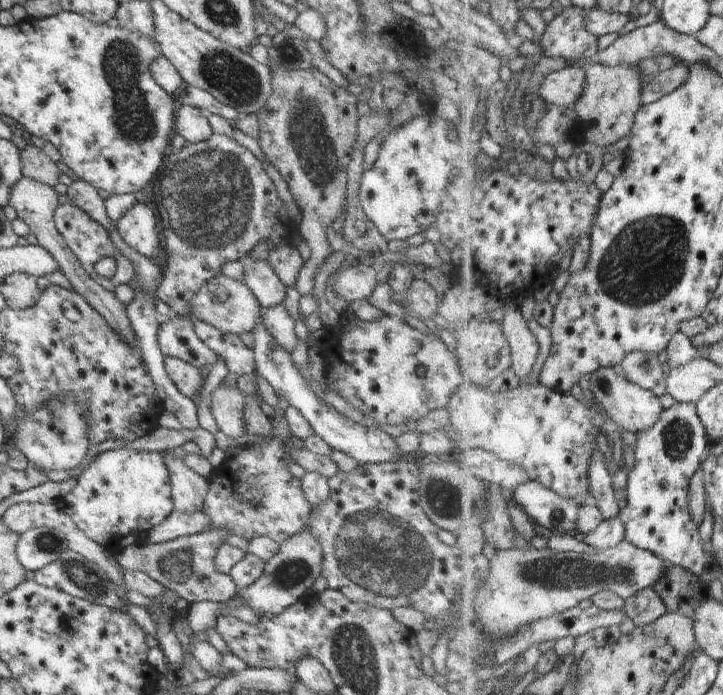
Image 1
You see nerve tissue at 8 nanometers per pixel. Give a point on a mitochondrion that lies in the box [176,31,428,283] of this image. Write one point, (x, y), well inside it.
(314, 150)

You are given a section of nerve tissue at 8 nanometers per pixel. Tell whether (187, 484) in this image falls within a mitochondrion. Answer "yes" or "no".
no

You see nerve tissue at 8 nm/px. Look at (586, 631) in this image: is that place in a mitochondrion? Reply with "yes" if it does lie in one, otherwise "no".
no

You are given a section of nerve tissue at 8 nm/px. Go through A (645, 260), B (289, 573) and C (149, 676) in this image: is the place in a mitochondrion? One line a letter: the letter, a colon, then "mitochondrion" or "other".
A: mitochondrion
B: mitochondrion
C: other

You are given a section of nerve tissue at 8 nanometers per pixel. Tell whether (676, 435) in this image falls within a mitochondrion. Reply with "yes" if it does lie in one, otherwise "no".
yes

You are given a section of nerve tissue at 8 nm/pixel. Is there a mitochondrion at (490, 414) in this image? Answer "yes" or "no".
no

